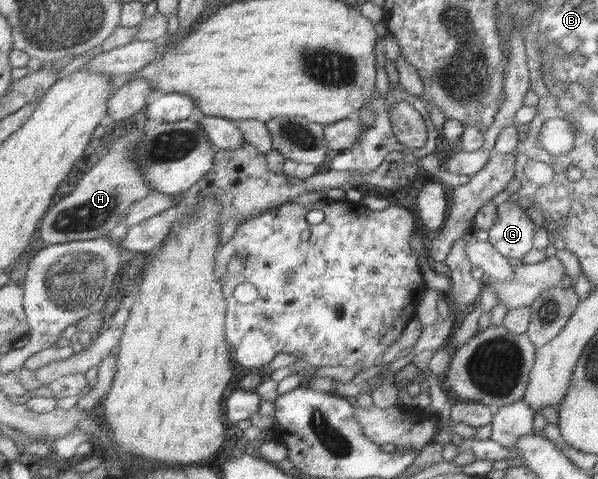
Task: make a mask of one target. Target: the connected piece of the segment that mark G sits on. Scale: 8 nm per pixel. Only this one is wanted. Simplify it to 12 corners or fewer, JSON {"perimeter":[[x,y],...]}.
{"perimeter":[[515,201],[496,205],[487,241],[503,257],[533,249],[534,229]]}

